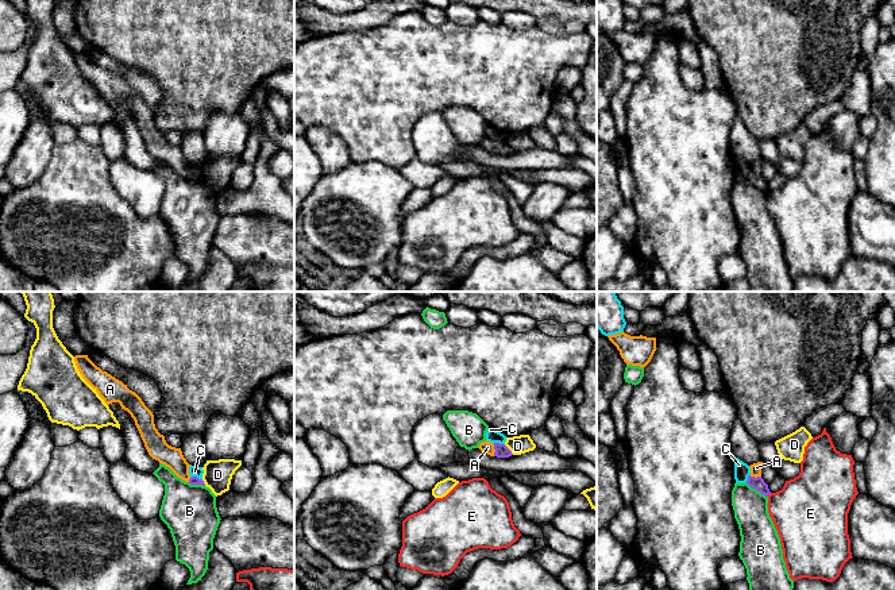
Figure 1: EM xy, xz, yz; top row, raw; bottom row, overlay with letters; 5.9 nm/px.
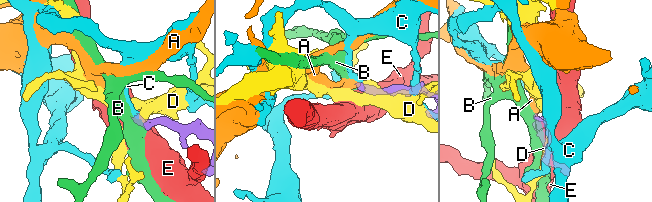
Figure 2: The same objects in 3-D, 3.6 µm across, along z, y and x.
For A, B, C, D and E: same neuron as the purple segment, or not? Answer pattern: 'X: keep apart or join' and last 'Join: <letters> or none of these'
A: join
B: keep apart
C: keep apart
D: keep apart
E: keep apart
Join: A

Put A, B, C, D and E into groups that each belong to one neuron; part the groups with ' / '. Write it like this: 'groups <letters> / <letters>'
groups A / B / C / D / E

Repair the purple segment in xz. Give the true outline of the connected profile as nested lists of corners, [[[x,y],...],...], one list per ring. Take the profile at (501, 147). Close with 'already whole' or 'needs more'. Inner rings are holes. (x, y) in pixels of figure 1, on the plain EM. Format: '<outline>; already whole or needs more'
[[[483,139],[478,144],[481,149],[486,150],[490,154],[497,154],[497,155],[509,155],[512,154],[512,149],[505,143],[499,140],[490,140],[490,139]]]; needs more

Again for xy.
[[[76,53],[74,59],[82,76],[99,90],[107,103],[119,100],[121,107],[131,112],[153,157],[169,165],[182,178],[190,182],[205,184],[202,177],[189,171],[190,162],[184,155],[181,146],[166,140],[165,134],[155,126],[153,109],[135,89],[97,65],[88,53]]]; needs more

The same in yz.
[[[763,159],[753,161],[749,165],[751,165],[751,173],[748,174],[747,181],[751,185],[753,185],[757,189],[760,189],[761,192],[764,192],[765,194],[768,194],[771,192],[771,189],[768,186],[768,182],[761,176]]]; needs more

